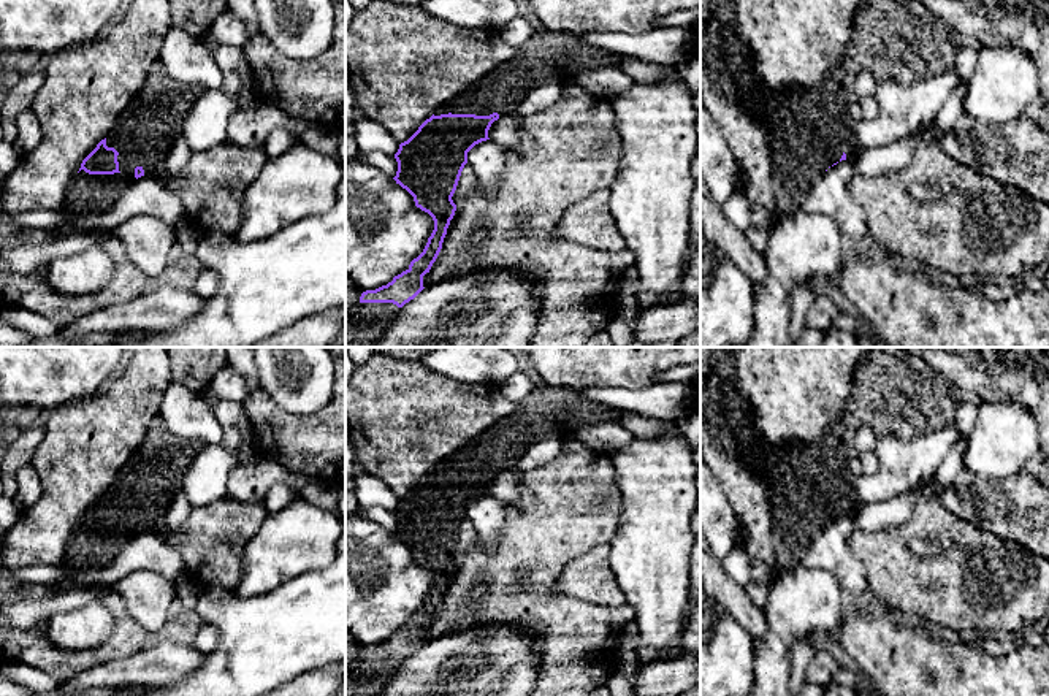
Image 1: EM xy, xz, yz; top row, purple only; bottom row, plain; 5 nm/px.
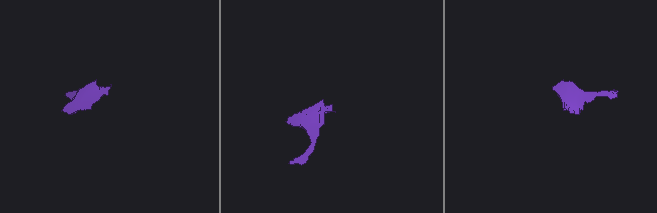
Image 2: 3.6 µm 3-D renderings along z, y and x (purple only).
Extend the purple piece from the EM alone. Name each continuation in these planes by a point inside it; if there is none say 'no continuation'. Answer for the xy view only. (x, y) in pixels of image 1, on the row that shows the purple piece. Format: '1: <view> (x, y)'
1: xy (143, 135)

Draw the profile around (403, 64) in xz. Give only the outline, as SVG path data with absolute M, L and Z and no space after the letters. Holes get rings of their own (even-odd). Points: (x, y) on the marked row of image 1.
M371 0L345 29L345 62L355 105L399 143L407 141L434 111L512 59L517 48L488 29L448 24L418 6Z

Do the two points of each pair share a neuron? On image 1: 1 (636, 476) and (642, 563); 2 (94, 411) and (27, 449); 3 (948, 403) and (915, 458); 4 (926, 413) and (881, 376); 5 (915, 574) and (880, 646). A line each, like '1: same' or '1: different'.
1: same
2: different
3: different
4: same
5: different

